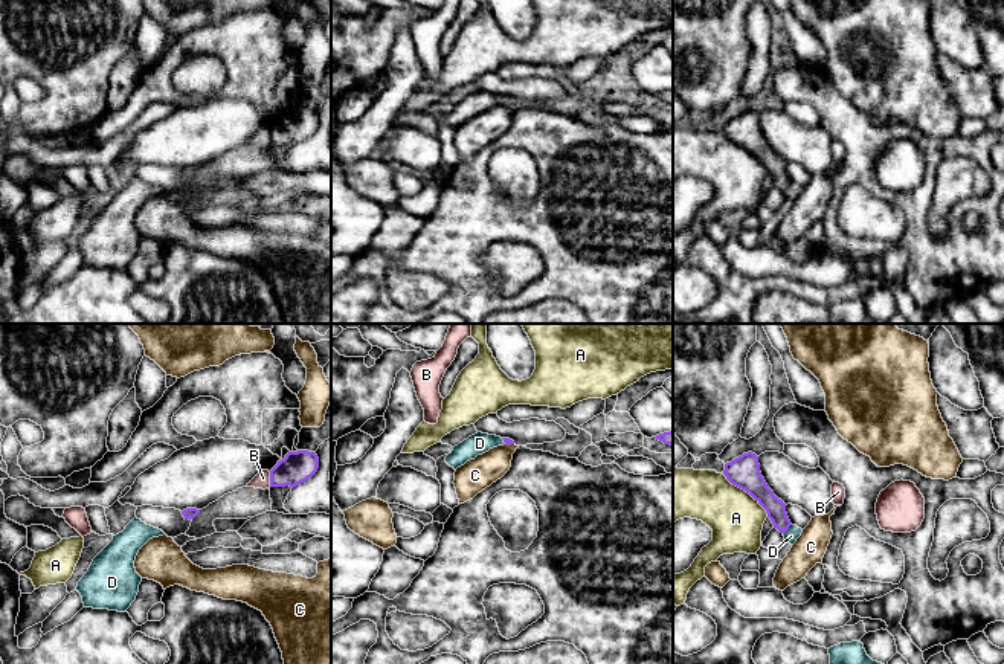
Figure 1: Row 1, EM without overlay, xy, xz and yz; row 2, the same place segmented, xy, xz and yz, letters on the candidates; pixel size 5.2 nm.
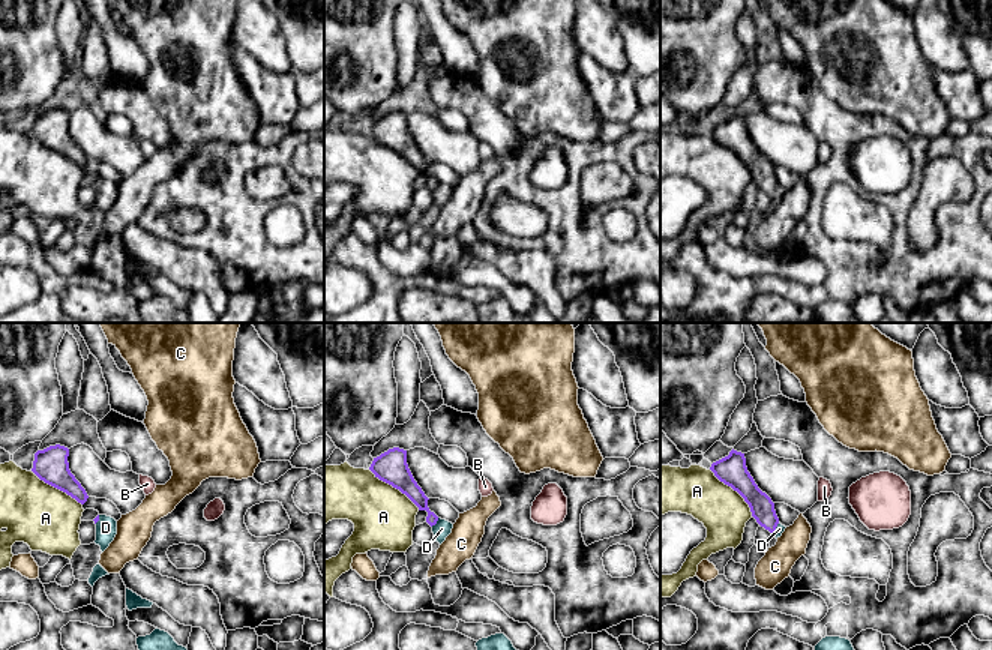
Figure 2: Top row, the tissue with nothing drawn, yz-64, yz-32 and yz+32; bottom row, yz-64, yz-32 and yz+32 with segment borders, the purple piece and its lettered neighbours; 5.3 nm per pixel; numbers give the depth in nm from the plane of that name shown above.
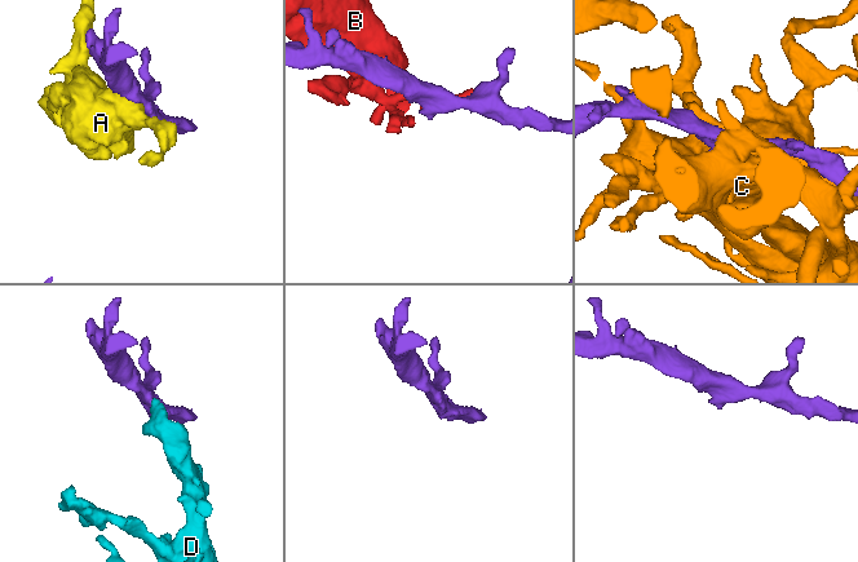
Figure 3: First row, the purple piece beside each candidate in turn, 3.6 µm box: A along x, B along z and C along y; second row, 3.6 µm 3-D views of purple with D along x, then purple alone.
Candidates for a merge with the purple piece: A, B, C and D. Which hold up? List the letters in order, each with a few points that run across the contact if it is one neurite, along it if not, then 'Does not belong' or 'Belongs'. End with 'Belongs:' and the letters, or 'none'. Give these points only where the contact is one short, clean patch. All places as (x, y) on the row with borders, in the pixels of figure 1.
A: Does not belong
B: Does not belong
C: Does not belong
D: Line: yz (775, 509), (780, 521), (788, 528), (791, 536). Belongs
Belongs: D

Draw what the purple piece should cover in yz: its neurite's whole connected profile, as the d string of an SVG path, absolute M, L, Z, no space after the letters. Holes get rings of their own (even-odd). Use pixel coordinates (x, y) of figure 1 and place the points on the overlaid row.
M748 452L726 463L723 475L732 485L749 493L766 510L774 528L784 536L786 543L793 545L796 542L803 530L790 524L786 504L767 487L755 453Z

